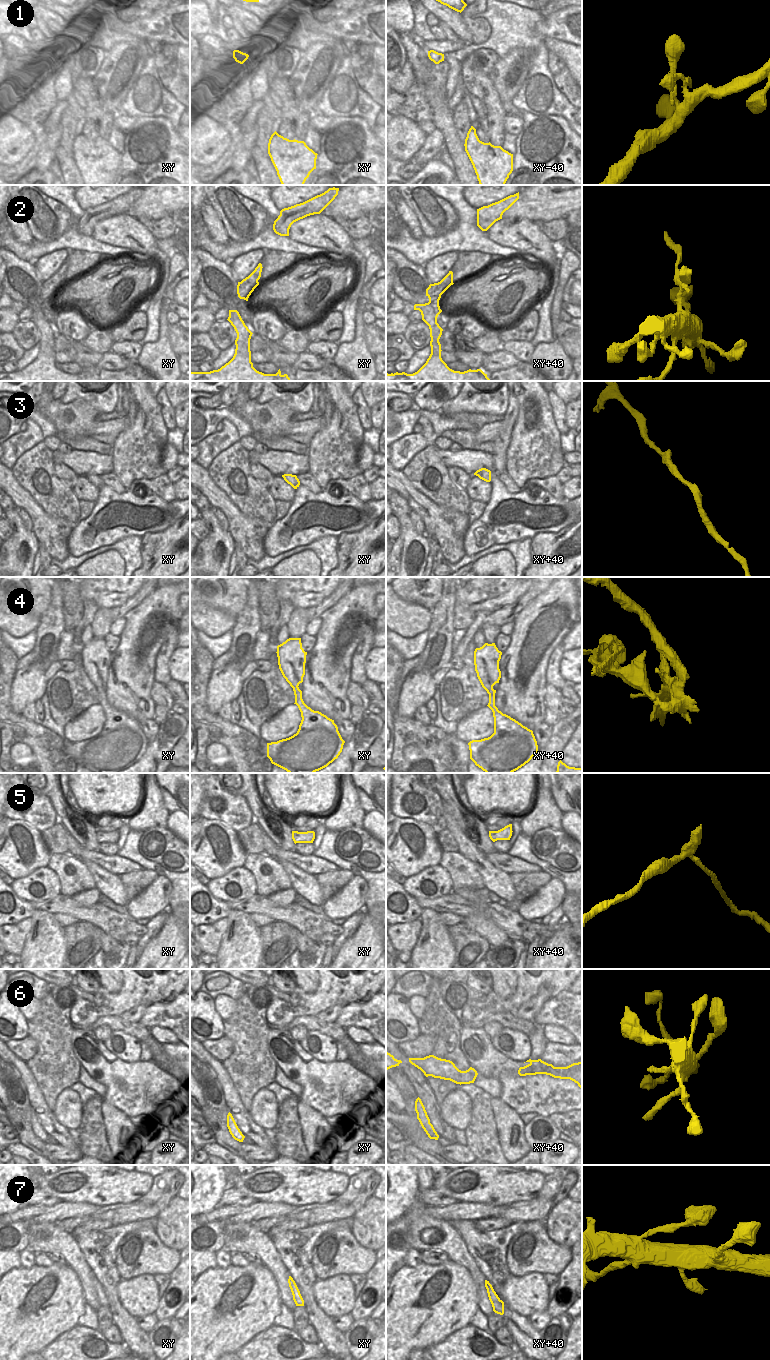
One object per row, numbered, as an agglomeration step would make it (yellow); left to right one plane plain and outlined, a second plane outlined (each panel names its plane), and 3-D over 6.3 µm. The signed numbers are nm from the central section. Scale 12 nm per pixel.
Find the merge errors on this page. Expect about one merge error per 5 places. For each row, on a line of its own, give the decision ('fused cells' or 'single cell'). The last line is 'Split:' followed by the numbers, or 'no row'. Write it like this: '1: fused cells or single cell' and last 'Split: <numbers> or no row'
1: single cell
2: fused cells
3: single cell
4: fused cells
5: single cell
6: single cell
7: single cell
Split: 2, 4

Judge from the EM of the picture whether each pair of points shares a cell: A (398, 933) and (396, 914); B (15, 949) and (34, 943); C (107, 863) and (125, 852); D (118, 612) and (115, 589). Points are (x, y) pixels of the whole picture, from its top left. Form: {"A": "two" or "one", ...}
{"A": "two", "B": "two", "C": "two", "D": "two"}

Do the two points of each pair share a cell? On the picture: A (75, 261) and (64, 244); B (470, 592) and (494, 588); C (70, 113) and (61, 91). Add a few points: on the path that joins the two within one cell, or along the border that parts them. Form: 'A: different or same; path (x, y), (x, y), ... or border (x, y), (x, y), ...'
A: different; border (69, 250), (92, 252)
B: same; path (476, 592), (488, 590)
C: different; border (72, 102), (70, 107), (66, 107)

